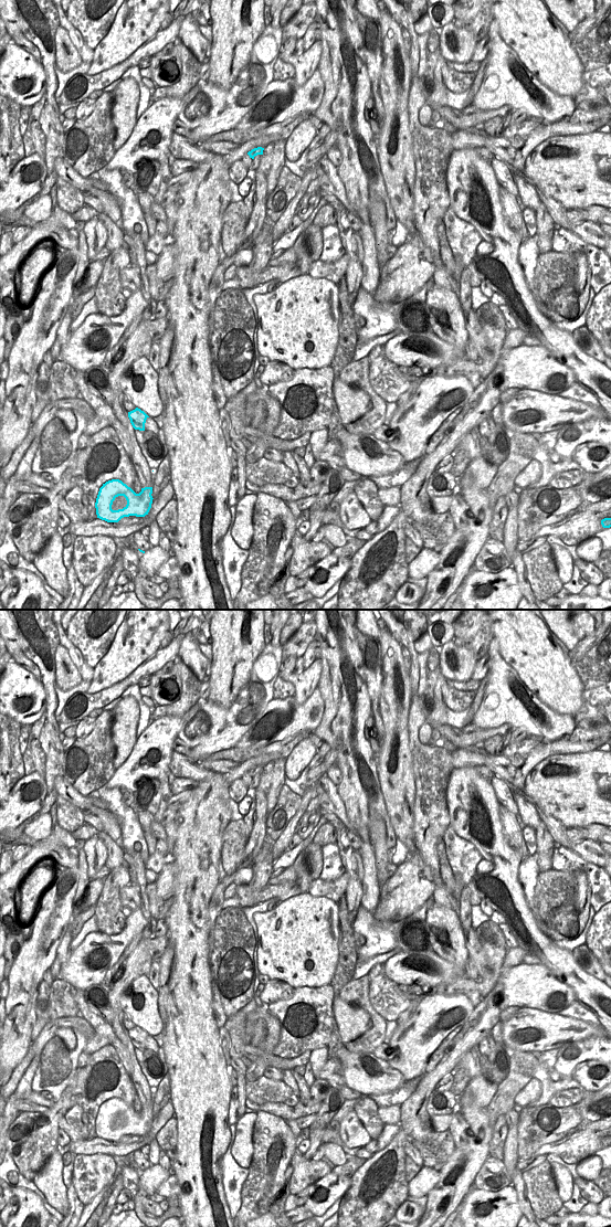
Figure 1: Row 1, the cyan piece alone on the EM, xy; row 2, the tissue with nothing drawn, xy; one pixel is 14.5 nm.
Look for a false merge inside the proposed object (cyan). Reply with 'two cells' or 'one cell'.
two cells

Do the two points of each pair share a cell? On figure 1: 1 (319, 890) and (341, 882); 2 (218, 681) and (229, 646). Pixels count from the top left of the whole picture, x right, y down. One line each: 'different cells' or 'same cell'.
1: same cell
2: same cell

